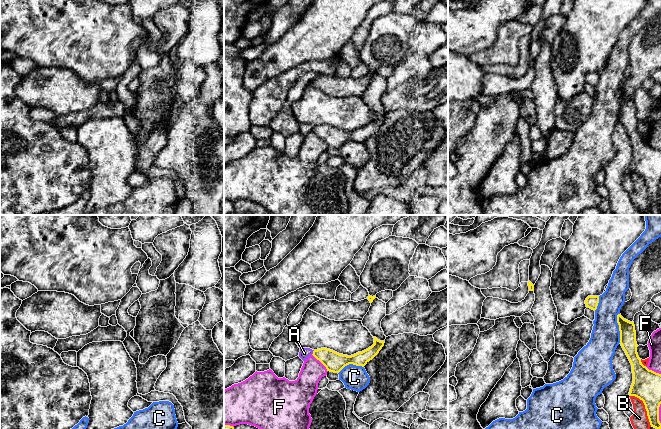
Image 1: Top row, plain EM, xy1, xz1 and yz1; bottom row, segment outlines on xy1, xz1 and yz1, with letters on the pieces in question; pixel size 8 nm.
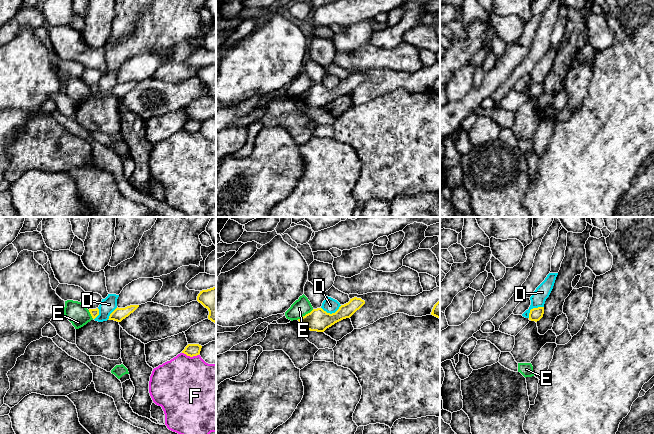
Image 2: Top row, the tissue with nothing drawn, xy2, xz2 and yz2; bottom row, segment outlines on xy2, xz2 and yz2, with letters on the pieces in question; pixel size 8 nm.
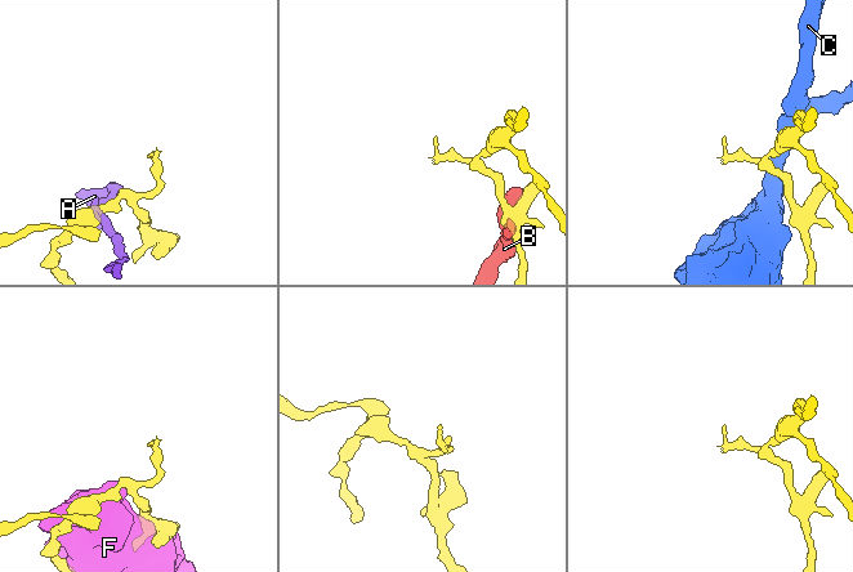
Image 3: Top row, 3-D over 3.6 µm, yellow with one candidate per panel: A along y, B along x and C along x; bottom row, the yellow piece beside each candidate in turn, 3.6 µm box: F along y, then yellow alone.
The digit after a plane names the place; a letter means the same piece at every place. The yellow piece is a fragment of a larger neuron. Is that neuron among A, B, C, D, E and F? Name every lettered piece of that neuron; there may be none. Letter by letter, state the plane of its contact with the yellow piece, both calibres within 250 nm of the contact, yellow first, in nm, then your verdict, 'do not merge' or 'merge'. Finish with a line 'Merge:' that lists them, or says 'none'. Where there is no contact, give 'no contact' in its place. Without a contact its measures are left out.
A: meets yellow in xz1; 160 nm thick on the yellow side, 90 nm on the other; do not merge
B: meets yellow in yz1; 240 nm thick on the yellow side, 140 nm on the other; do not merge
C: meets yellow in yz1; 130 nm thick on the yellow side, 240 nm on the other; do not merge
D: meets yellow in xz2; 180 nm thick on the yellow side, 120 nm on the other; do not merge
E: meets yellow in xz2; 180 nm thick on the yellow side, 140 nm on the other; do not merge
F: meets yellow in xz1; 160 nm thick on the yellow side, 190 nm on the other; do not merge
Merge: none

